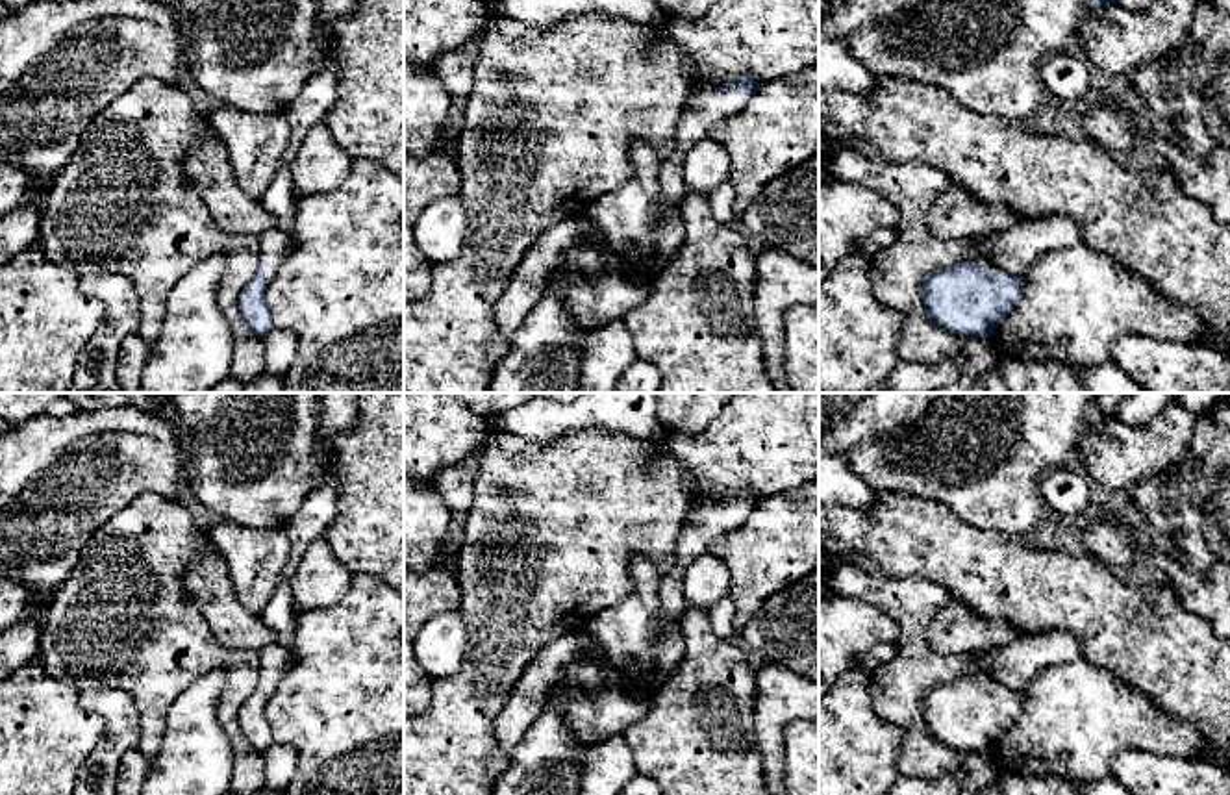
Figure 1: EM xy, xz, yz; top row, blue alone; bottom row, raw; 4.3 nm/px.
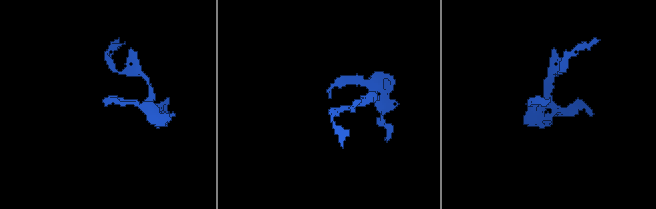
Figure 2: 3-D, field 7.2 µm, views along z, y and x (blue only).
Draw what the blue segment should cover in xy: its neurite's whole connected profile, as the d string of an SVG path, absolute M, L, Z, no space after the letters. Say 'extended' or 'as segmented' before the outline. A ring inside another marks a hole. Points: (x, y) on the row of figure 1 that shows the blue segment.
extended; M272 226L259 235L259 267L241 291L237 304L246 326L261 339L274 328L265 289L291 252L289 235L283 230Z

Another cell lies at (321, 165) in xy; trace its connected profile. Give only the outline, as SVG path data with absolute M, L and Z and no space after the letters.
M326 122L313 126L293 159L296 196L330 193L343 185L352 159L333 139Z

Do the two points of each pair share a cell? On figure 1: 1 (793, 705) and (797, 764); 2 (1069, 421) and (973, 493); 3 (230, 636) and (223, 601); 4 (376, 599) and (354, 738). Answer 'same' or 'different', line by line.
1: different
2: same
3: same
4: same

